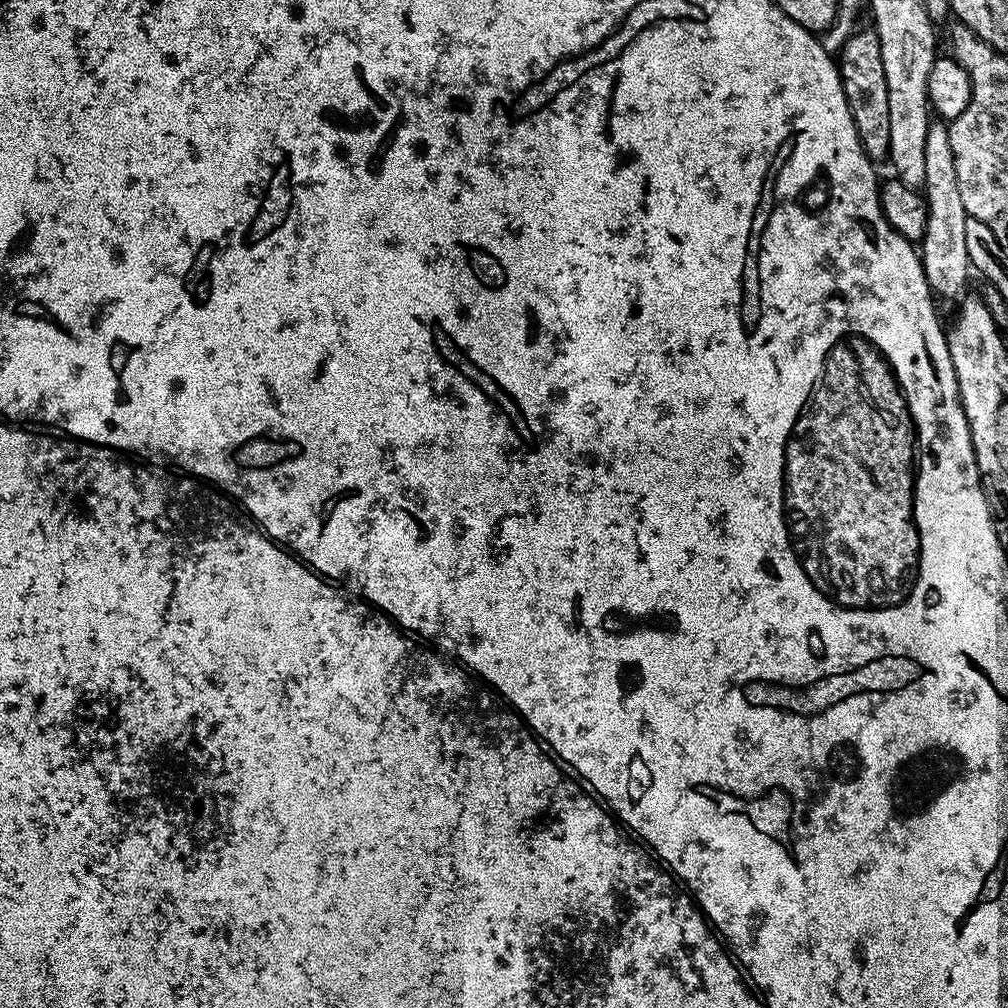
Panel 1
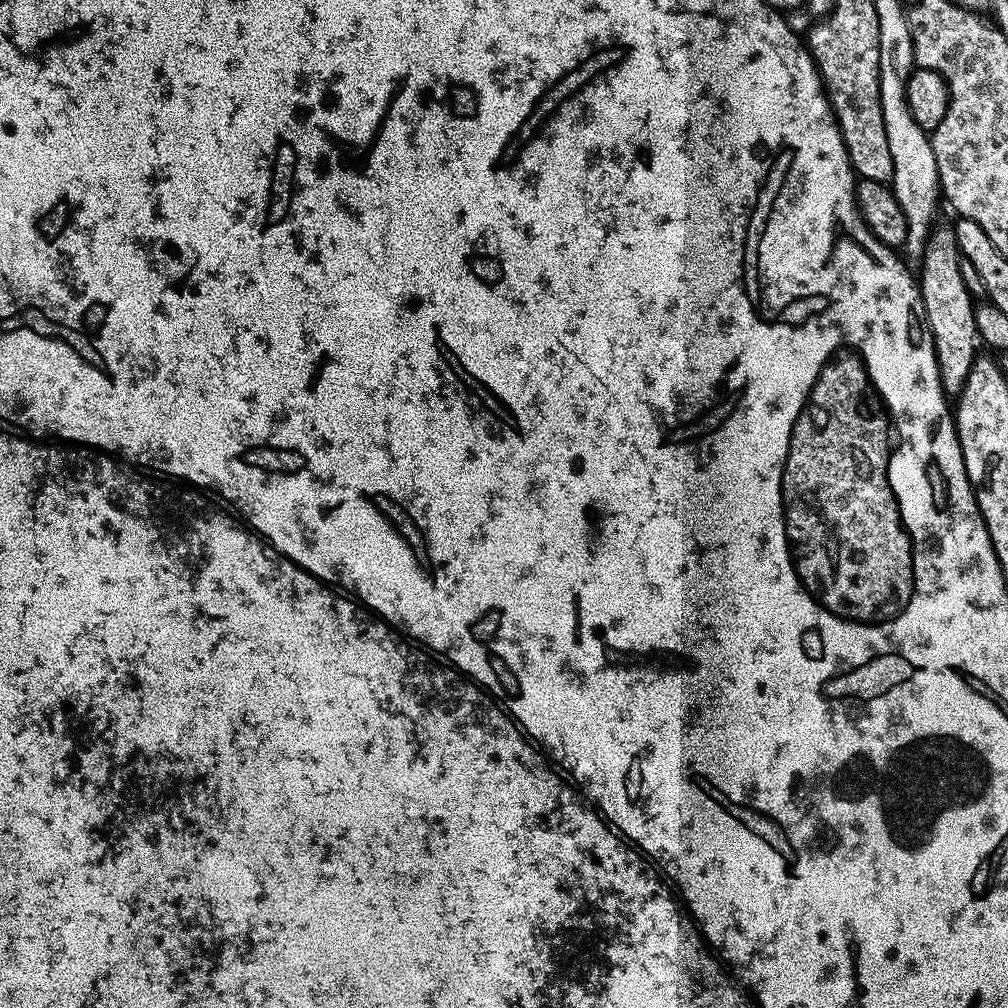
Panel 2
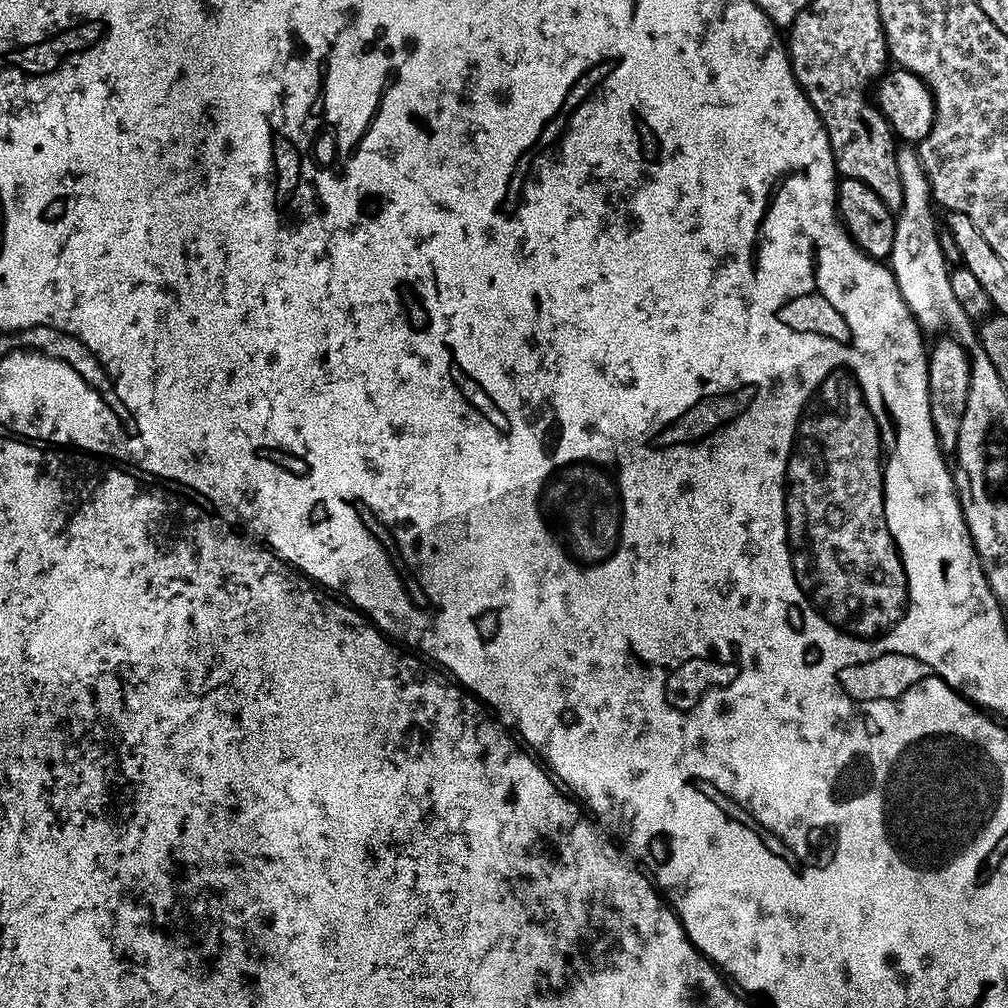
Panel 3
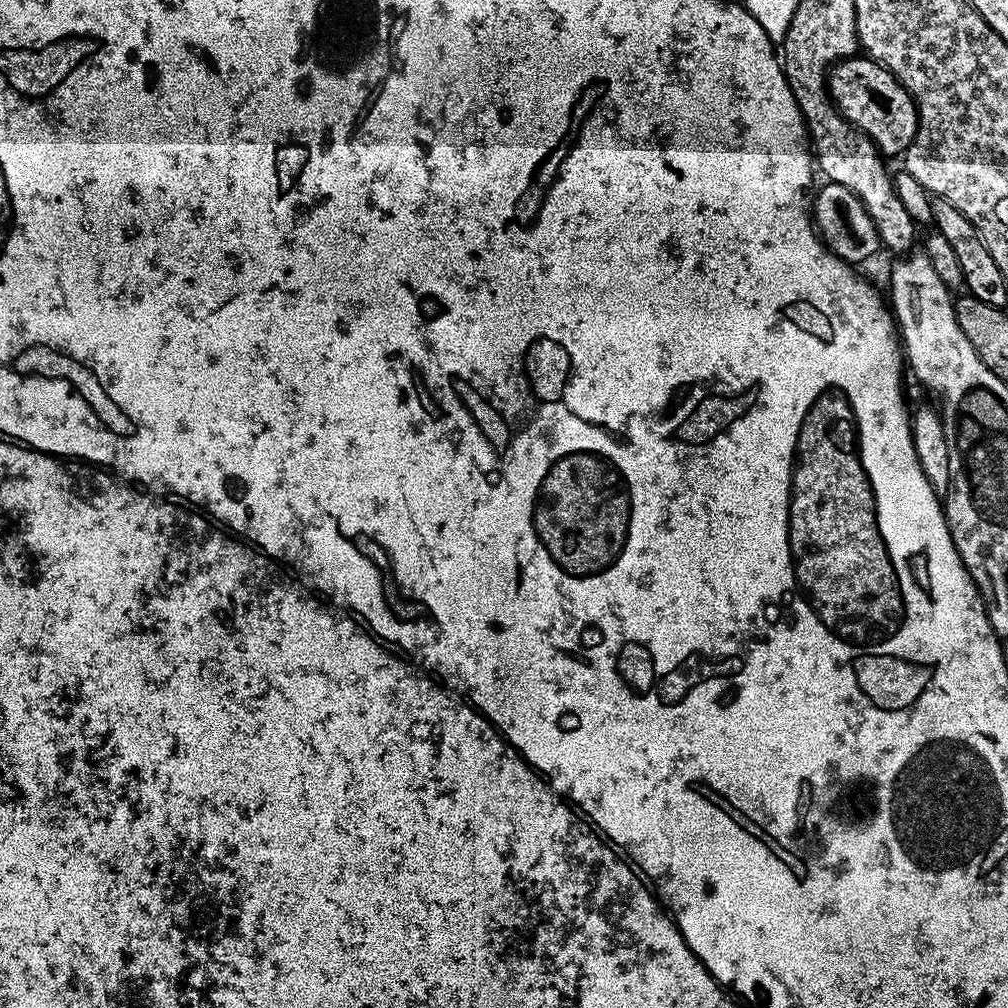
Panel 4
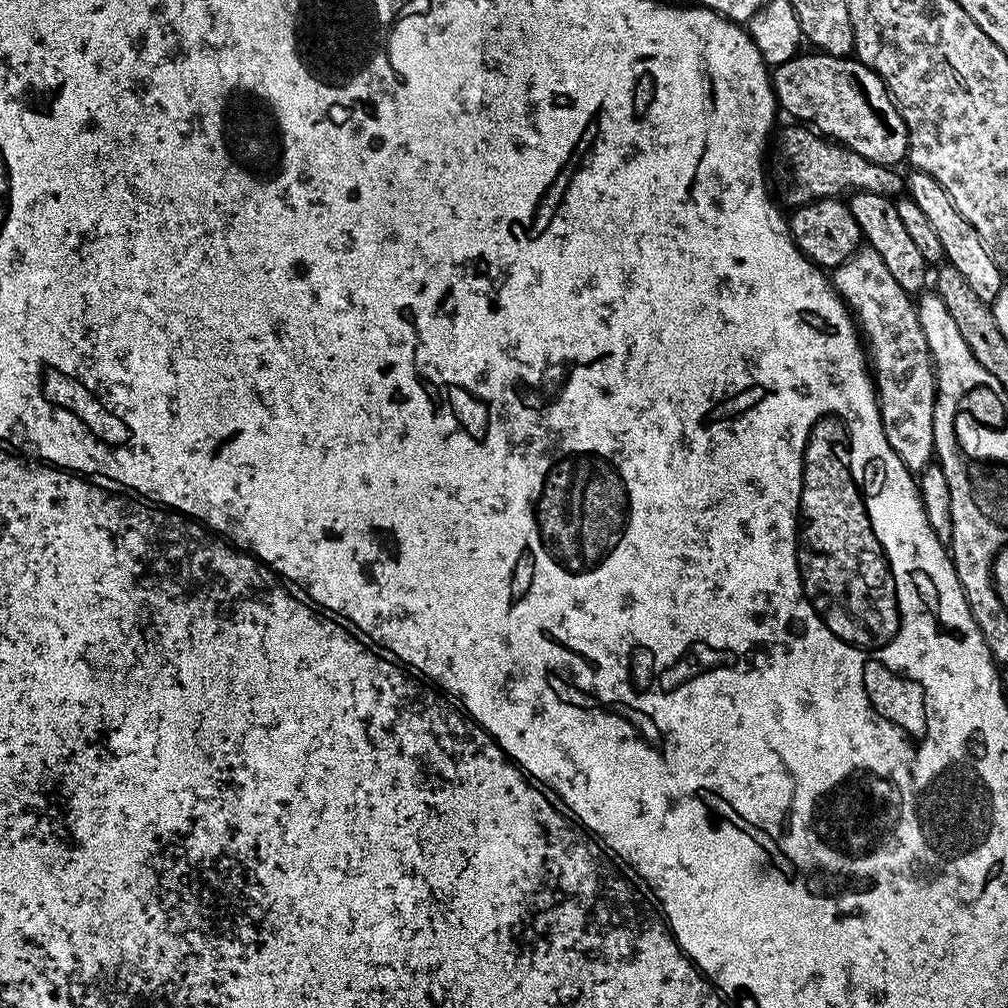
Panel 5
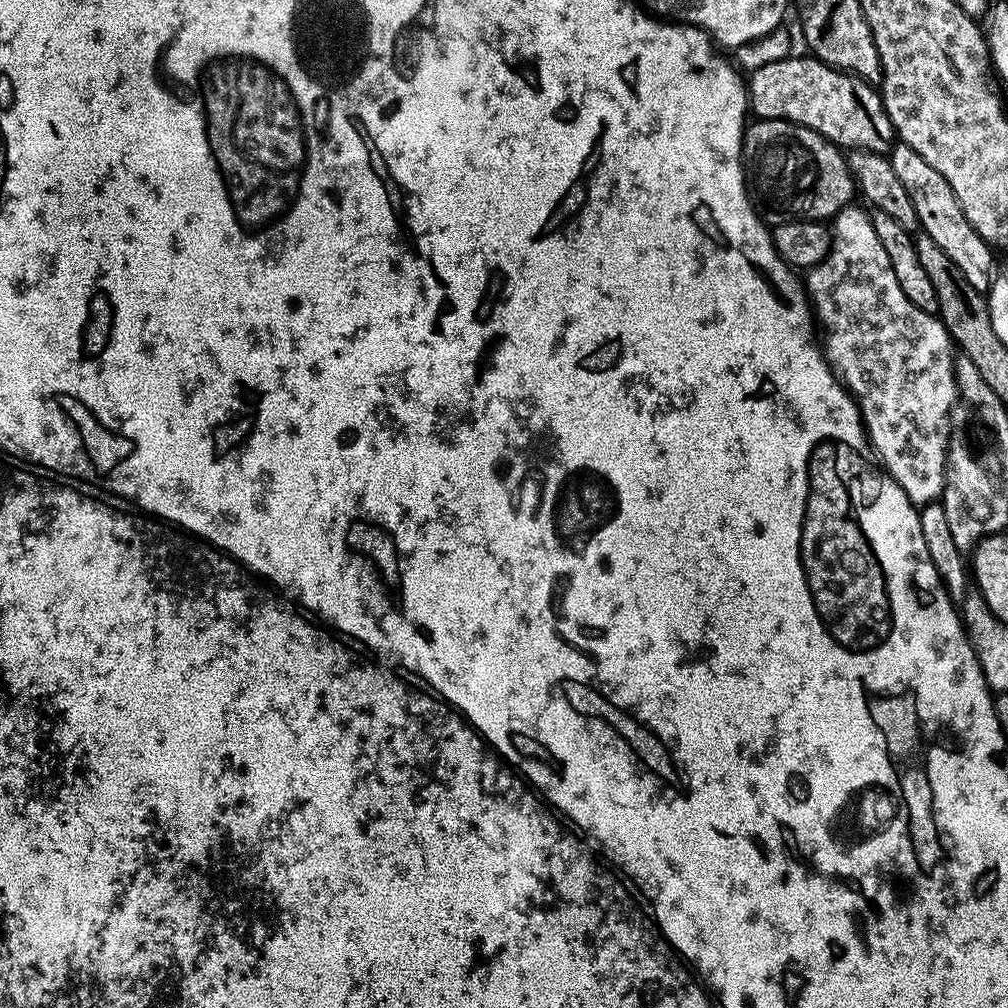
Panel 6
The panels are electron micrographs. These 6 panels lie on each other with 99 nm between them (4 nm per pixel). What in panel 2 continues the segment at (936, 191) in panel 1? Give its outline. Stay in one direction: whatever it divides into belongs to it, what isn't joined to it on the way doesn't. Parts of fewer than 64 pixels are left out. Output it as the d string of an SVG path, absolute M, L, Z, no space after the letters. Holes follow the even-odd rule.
M940 227L932 229L932 239L928 241L922 257L924 266L920 272L918 270L918 283L928 325L932 331L944 394L949 398L956 398L964 389L964 383L970 374L970 366L974 366L978 355L976 347L981 347L982 341L976 329L977 305L970 290L966 288L959 269L961 254L956 244L955 227Z

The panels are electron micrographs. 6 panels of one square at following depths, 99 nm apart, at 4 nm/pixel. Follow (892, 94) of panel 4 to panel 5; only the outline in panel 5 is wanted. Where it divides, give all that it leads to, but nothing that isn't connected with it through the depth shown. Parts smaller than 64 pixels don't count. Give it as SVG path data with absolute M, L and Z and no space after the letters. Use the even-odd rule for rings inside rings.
M817 51L816 56L797 54L771 69L772 89L777 105L792 115L796 122L810 121L821 136L862 154L869 164L900 166L908 154L908 131L902 114L888 93L887 86L873 68L848 56L829 56Z

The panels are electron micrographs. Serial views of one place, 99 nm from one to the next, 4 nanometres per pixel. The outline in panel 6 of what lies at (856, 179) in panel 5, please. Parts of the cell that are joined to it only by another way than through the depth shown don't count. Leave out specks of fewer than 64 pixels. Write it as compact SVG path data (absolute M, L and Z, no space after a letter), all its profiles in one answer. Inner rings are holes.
M753 119L744 129L742 163L754 210L769 226L799 220L831 221L853 203L852 195L855 197L858 192L856 180L850 174L847 155L822 134L789 120Z

